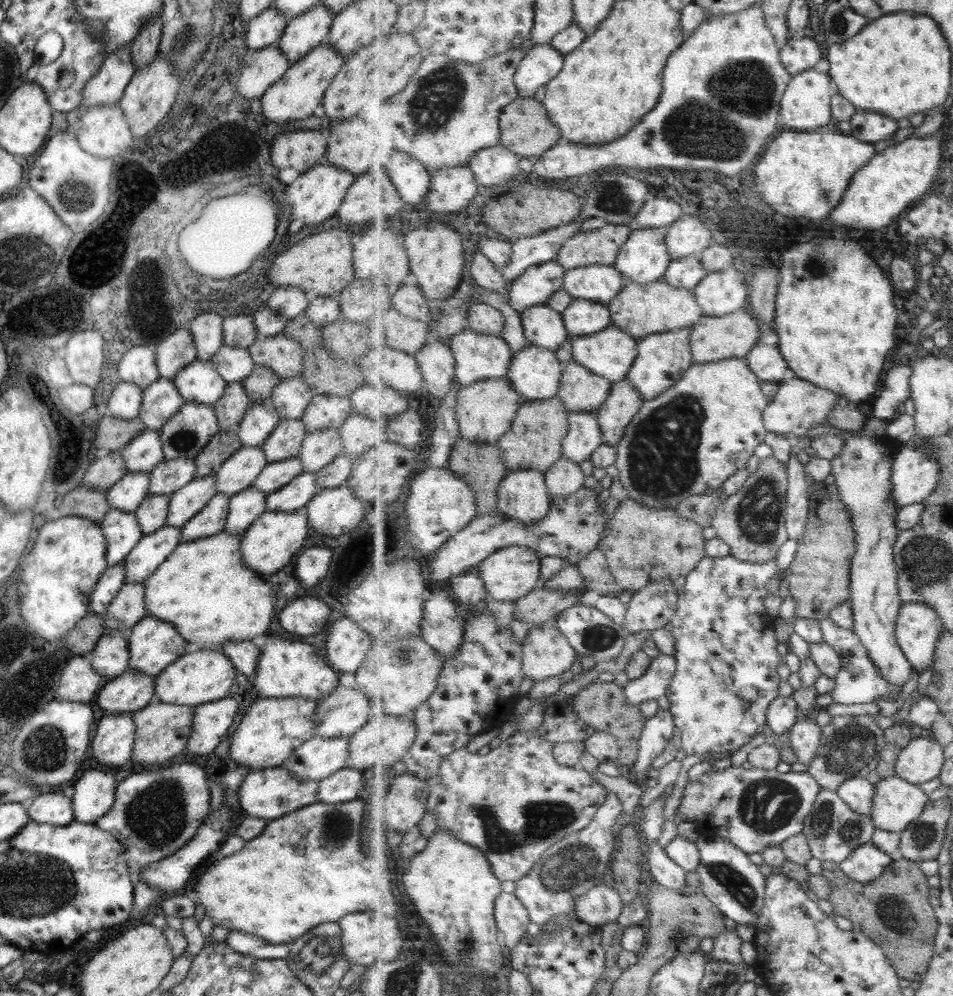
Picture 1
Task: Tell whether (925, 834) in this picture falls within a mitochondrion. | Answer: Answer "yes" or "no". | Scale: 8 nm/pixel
yes

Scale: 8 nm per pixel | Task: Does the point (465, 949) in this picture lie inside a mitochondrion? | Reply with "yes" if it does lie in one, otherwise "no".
yes

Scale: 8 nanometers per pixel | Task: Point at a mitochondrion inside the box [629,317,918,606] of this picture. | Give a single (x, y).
(758, 514)

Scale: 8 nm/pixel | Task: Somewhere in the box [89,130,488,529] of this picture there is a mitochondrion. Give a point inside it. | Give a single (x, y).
(113, 236)

